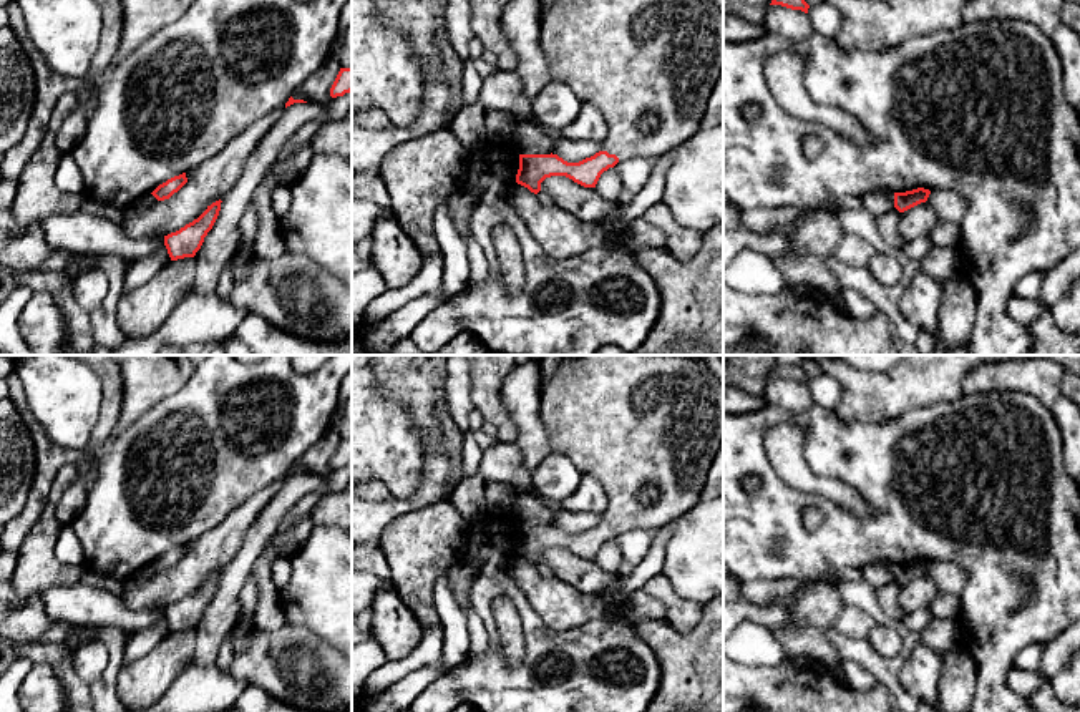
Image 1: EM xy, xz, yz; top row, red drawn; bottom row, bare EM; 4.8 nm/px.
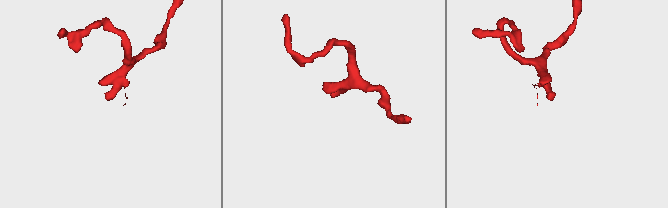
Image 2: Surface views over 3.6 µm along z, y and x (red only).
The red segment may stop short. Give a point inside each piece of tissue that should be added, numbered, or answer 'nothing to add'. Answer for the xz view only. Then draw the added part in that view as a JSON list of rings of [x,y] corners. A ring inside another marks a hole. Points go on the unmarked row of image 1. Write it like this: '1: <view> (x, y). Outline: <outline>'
1: xz (646, 427). Outline: [[[539,355],[541,422],[549,435],[549,455],[569,458],[582,475],[596,478],[607,495],[607,508],[601,523],[615,526],[619,533],[630,529],[659,531],[688,513],[702,501],[715,451],[723,443],[723,383],[712,373],[705,362],[692,357],[672,355]]]

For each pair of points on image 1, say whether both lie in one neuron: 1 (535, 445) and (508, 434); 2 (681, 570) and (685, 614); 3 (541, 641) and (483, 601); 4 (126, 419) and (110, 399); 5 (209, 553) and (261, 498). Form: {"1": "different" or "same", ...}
{"1": "different", "2": "different", "3": "same", "4": "different", "5": "same"}

